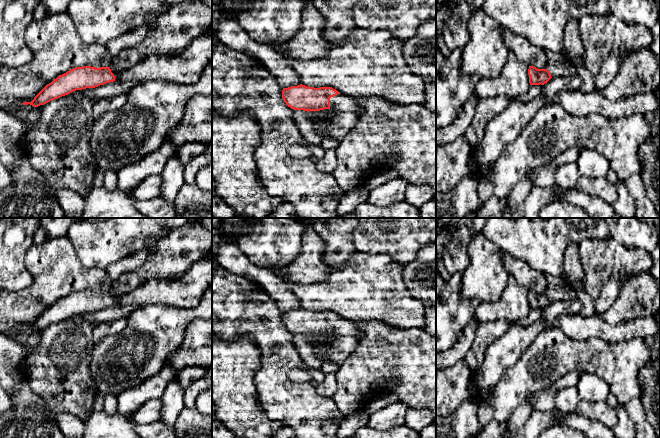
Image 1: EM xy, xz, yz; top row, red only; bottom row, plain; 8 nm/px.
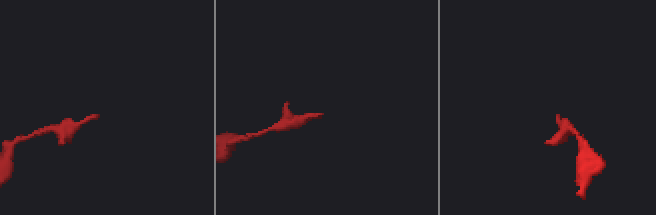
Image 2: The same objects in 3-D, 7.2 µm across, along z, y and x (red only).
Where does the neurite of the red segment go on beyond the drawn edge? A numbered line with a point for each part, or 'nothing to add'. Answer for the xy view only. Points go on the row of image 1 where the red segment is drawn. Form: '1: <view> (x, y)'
1: xy (174, 30)

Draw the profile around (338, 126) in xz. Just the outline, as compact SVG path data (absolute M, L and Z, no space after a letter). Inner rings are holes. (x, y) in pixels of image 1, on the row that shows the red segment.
M322 111L320 118L316 120L315 123L315 131L324 138L333 138L337 141L342 140L351 129L354 128L356 123L358 122L358 114L352 112L338 112L336 111L334 115L330 118L325 118L322 116Z

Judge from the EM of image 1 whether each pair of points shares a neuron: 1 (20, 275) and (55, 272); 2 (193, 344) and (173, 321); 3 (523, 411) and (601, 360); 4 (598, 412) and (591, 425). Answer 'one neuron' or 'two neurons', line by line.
1: two neurons
2: two neurons
3: two neurons
4: two neurons

